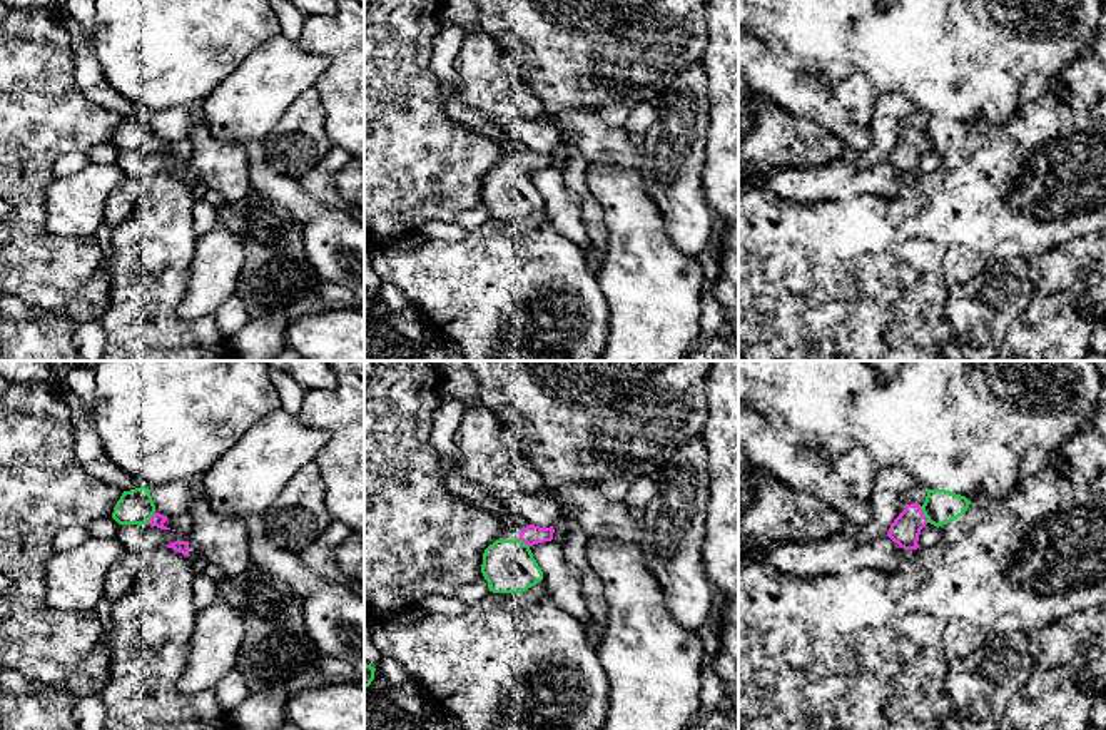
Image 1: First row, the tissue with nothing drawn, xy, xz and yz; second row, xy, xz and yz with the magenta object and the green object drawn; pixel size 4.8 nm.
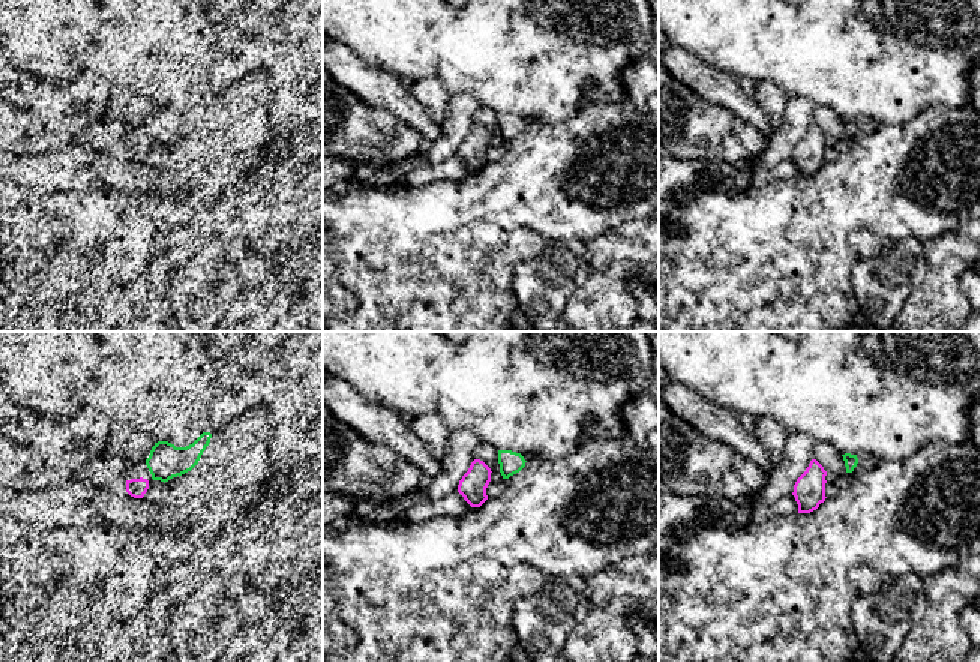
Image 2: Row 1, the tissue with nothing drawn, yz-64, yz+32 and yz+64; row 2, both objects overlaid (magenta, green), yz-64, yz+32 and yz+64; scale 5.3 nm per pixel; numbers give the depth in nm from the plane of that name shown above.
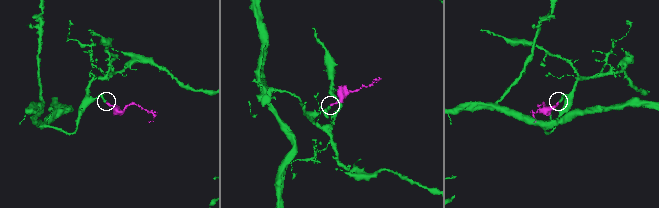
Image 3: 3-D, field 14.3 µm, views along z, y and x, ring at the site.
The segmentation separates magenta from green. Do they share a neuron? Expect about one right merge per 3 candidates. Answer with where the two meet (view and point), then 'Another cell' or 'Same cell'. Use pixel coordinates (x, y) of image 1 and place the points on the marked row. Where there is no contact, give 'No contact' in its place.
Touches magenta at yz (923, 515). Same cell

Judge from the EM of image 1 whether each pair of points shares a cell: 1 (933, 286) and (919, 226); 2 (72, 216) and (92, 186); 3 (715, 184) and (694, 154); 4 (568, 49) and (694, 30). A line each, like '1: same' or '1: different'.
1: same
2: same
3: different
4: same

